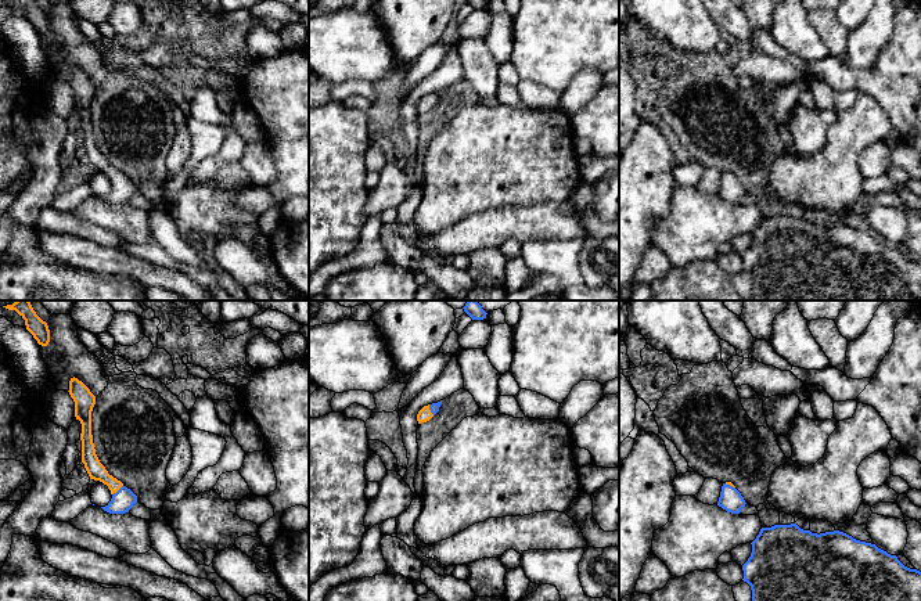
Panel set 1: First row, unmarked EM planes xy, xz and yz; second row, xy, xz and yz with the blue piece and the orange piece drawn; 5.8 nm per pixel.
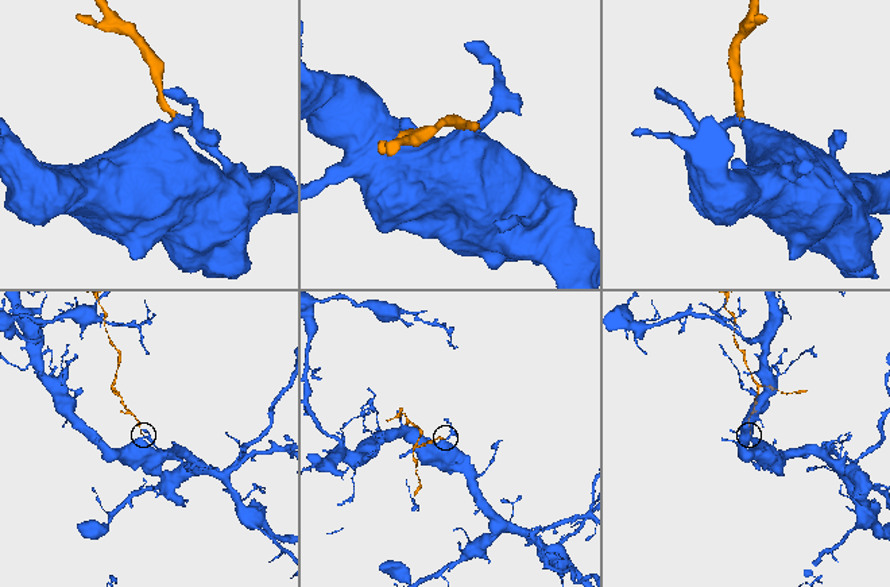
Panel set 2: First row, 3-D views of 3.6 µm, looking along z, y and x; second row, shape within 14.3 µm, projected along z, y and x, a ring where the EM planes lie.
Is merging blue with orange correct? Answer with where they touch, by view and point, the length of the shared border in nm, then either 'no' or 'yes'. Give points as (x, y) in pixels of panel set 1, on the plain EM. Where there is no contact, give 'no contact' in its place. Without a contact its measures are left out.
meets blue in xy at (118, 180); contact 90 nm long; yes

